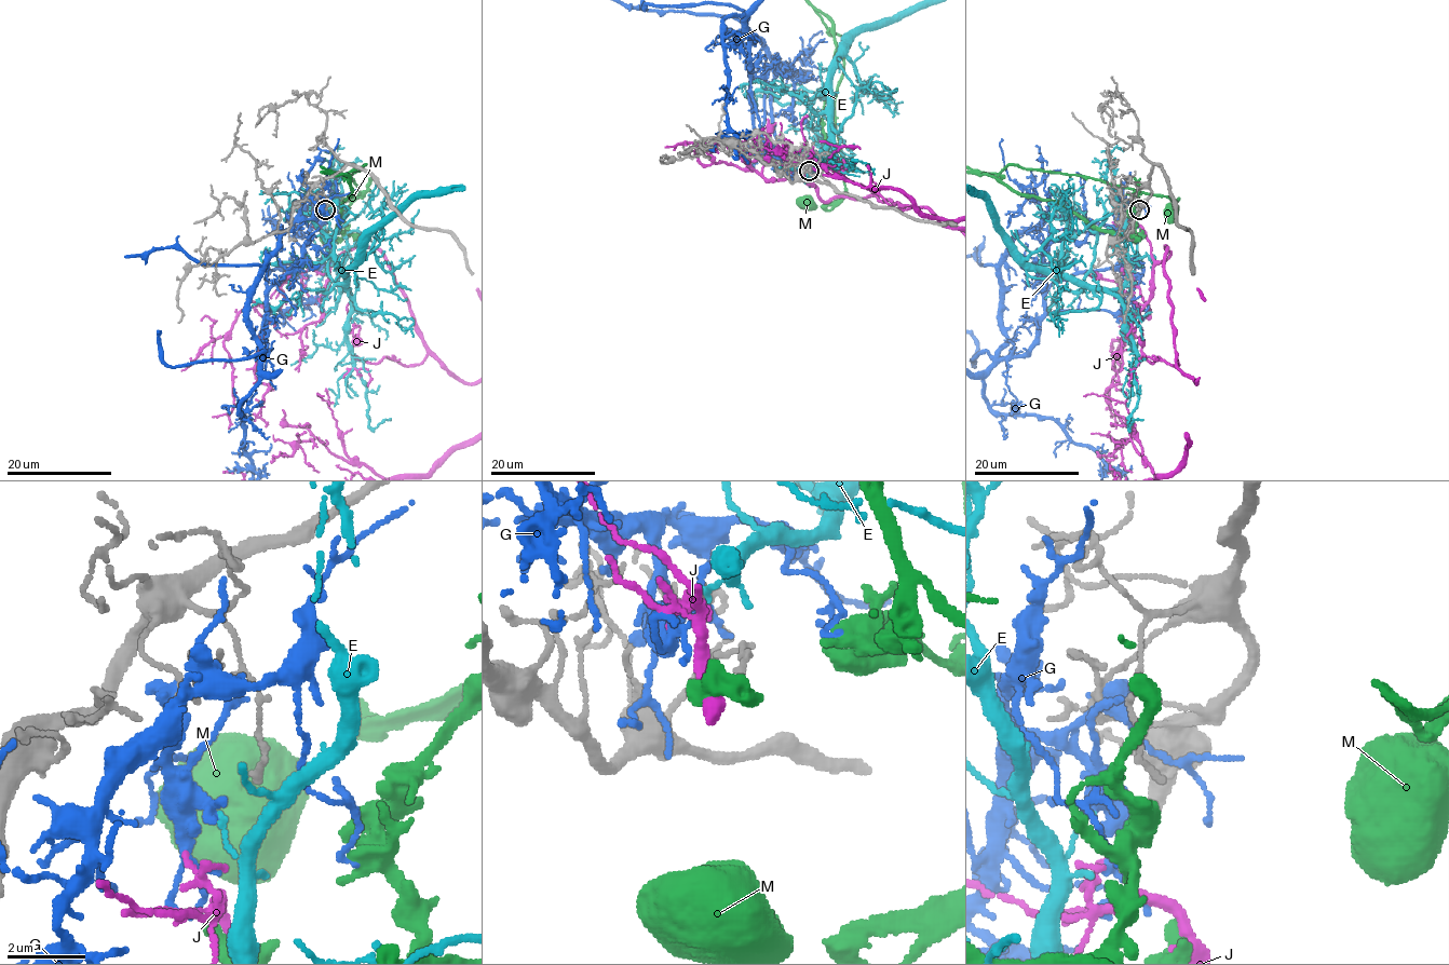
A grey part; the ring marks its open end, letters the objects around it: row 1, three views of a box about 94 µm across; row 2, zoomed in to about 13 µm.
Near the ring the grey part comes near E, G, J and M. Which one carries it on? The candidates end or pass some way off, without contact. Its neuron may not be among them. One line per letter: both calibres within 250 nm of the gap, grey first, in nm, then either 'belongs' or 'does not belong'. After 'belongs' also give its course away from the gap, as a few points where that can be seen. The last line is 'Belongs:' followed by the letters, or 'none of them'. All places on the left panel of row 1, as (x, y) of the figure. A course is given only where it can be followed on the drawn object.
E: calibres 150 and 110 nm; does not belong
G: calibres 150 and 500 nm; does not belong
J: calibres 150 and 150 nm; belongs
M: calibres 150 and 440 nm; does not belong
Belongs: J

